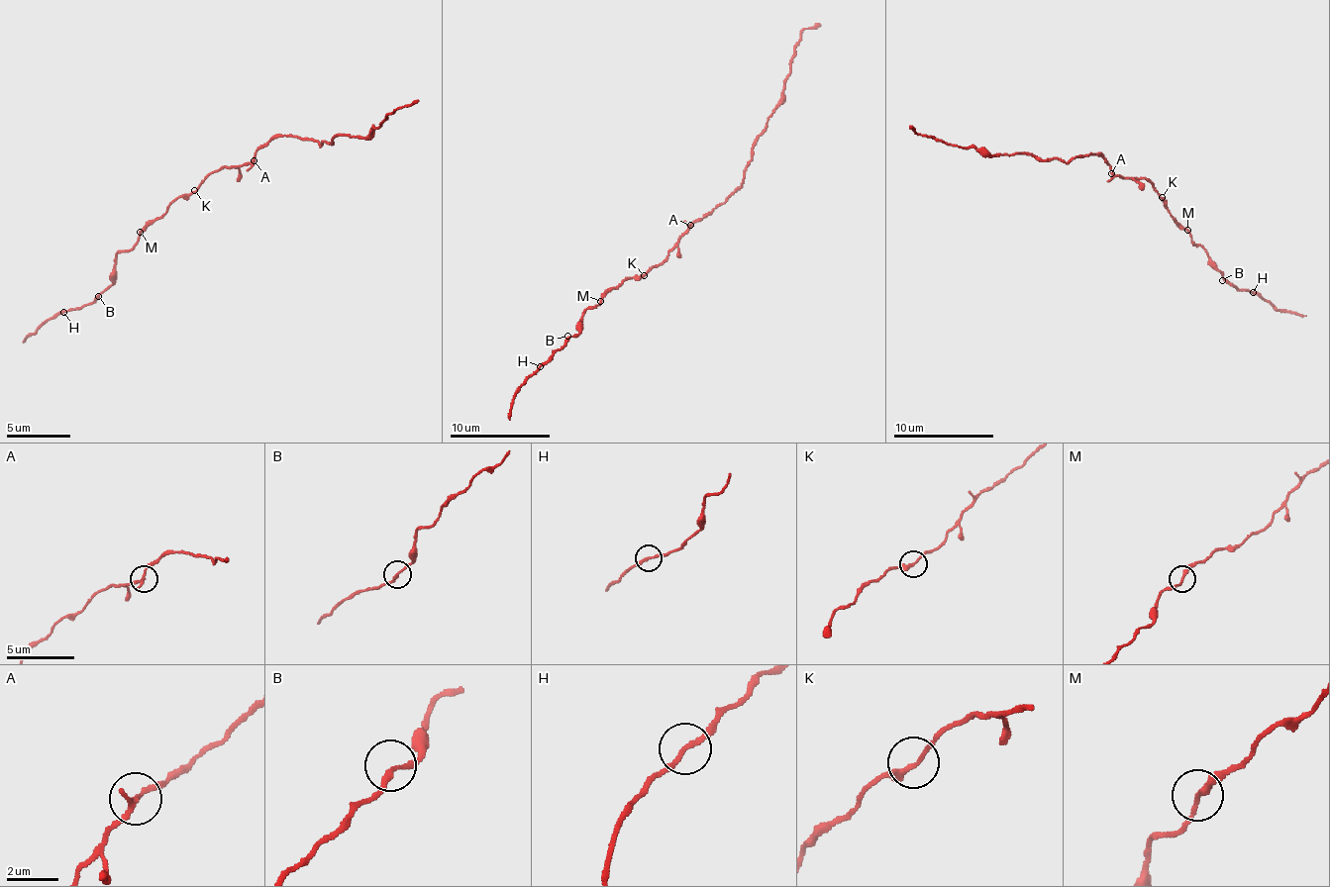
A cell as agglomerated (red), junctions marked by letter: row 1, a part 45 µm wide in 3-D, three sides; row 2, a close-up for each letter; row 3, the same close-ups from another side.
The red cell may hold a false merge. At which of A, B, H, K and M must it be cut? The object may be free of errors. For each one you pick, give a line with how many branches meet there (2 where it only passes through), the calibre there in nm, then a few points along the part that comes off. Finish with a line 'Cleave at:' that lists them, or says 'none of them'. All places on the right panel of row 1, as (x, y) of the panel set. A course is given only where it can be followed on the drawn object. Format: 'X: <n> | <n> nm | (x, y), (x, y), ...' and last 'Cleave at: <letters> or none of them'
Cleave at: none of them

